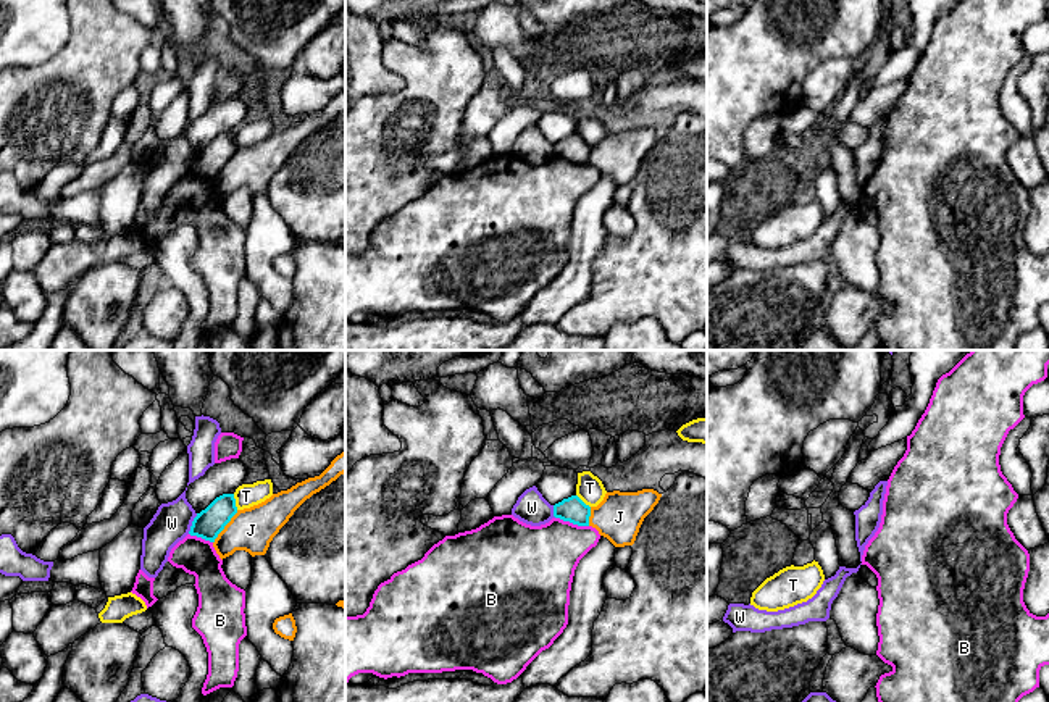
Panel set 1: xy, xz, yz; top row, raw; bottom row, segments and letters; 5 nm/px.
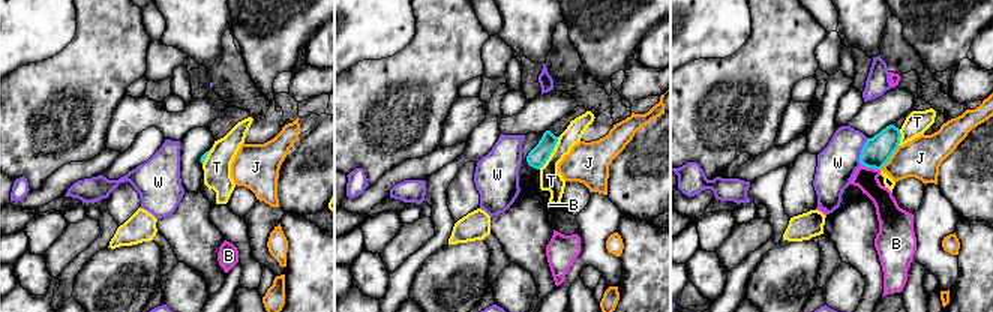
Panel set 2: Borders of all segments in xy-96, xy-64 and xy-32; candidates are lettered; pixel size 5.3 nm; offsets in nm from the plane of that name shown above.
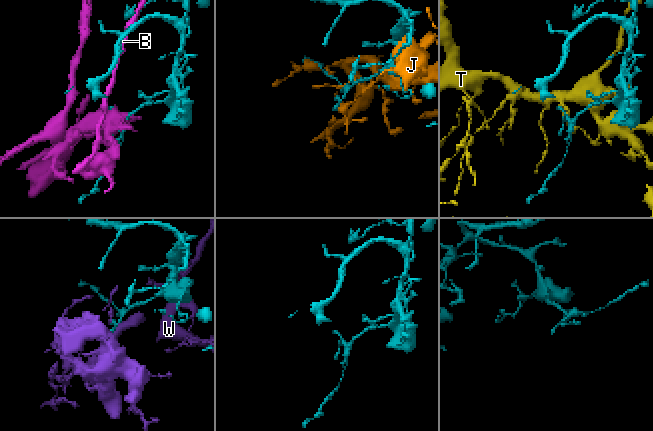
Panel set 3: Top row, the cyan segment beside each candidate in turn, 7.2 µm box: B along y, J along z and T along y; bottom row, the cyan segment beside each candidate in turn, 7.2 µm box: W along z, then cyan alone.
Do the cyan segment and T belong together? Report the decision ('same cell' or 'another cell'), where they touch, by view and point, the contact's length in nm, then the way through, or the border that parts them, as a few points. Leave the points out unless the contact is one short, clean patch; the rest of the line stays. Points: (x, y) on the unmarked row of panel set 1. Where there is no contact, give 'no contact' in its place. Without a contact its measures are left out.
another cell; contact xy (234, 141); length 80 nm

